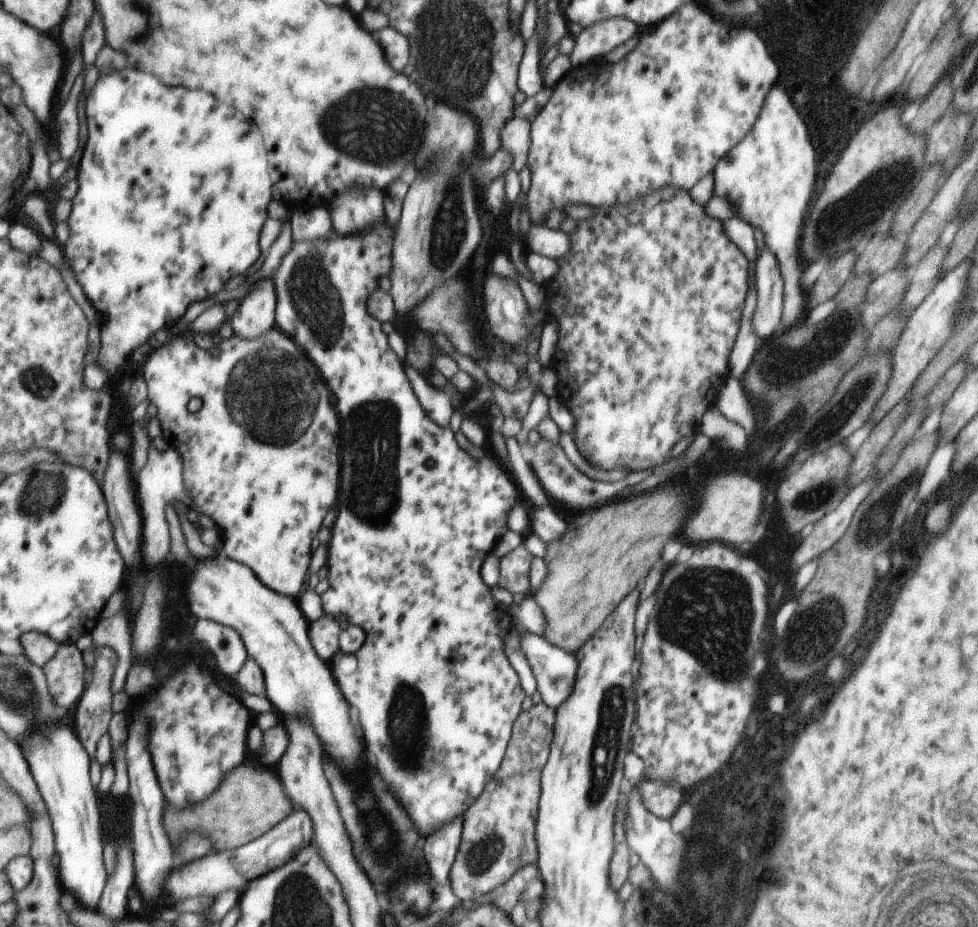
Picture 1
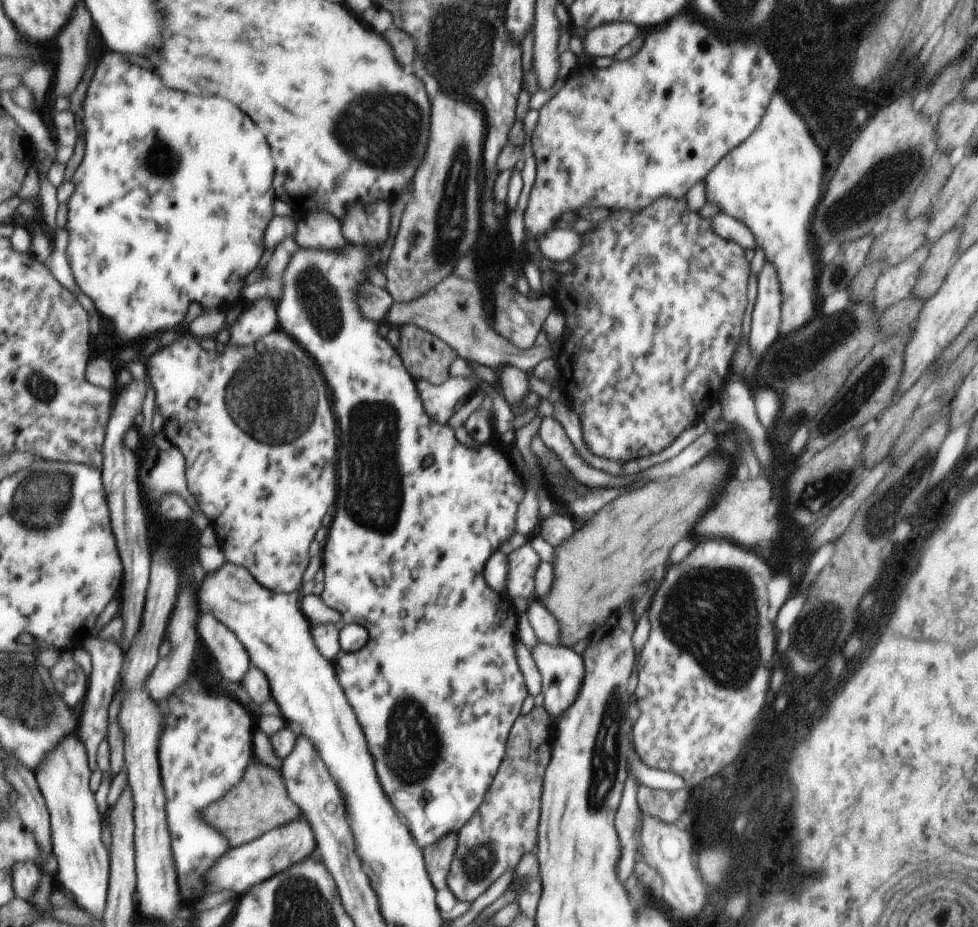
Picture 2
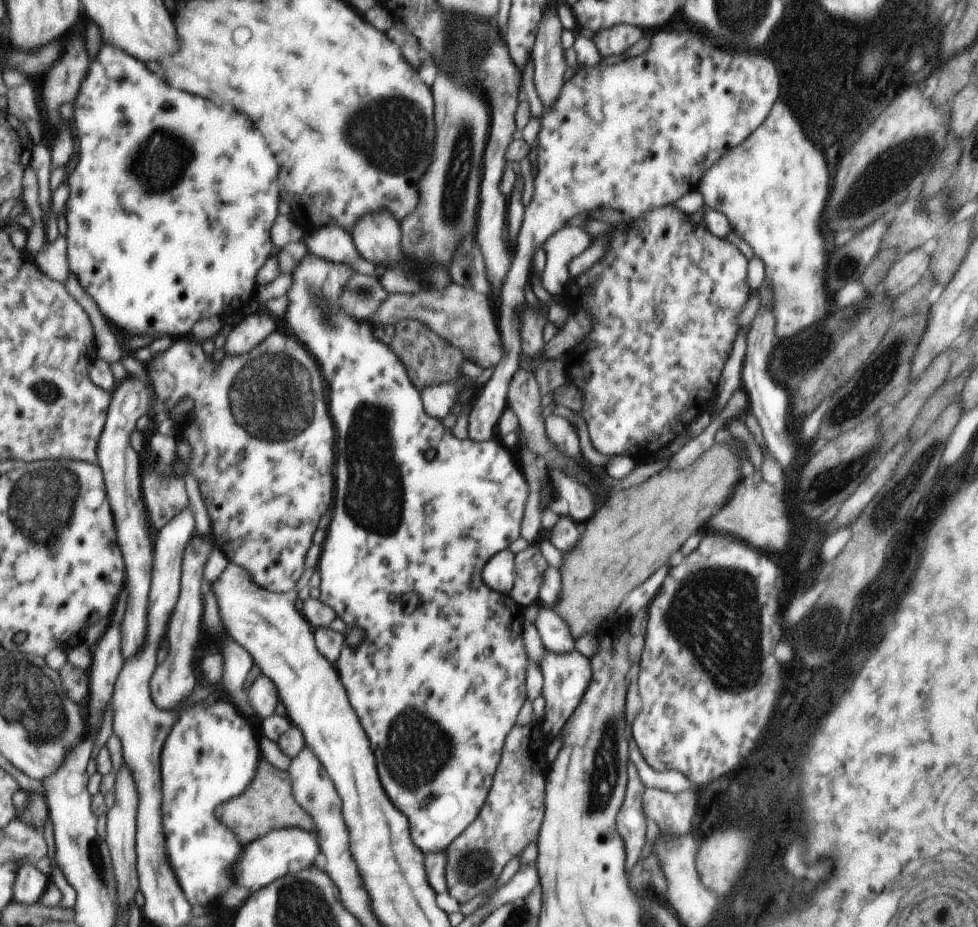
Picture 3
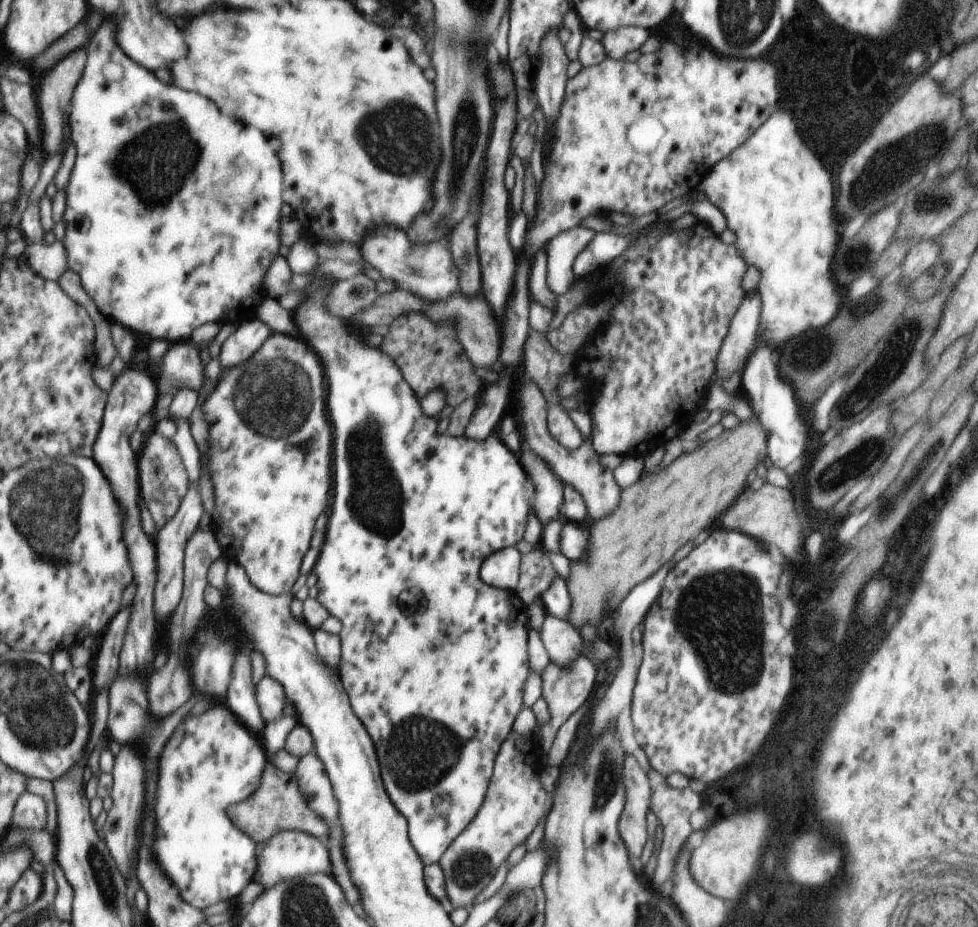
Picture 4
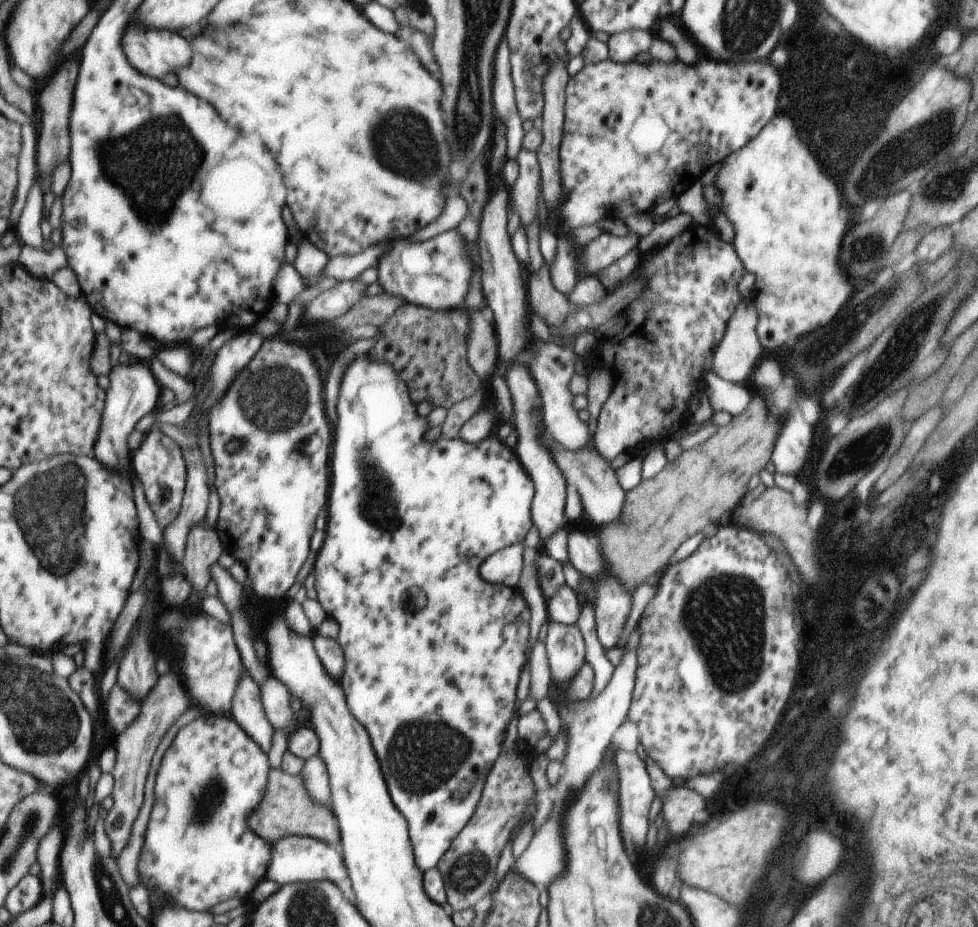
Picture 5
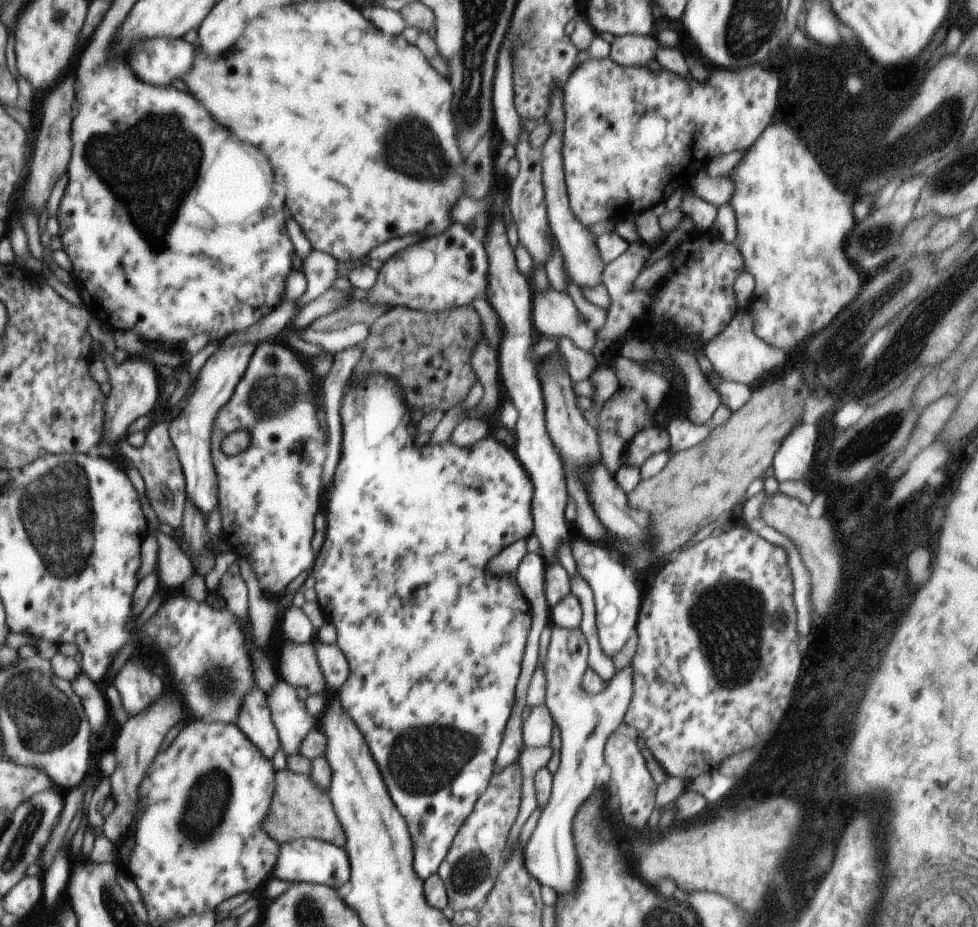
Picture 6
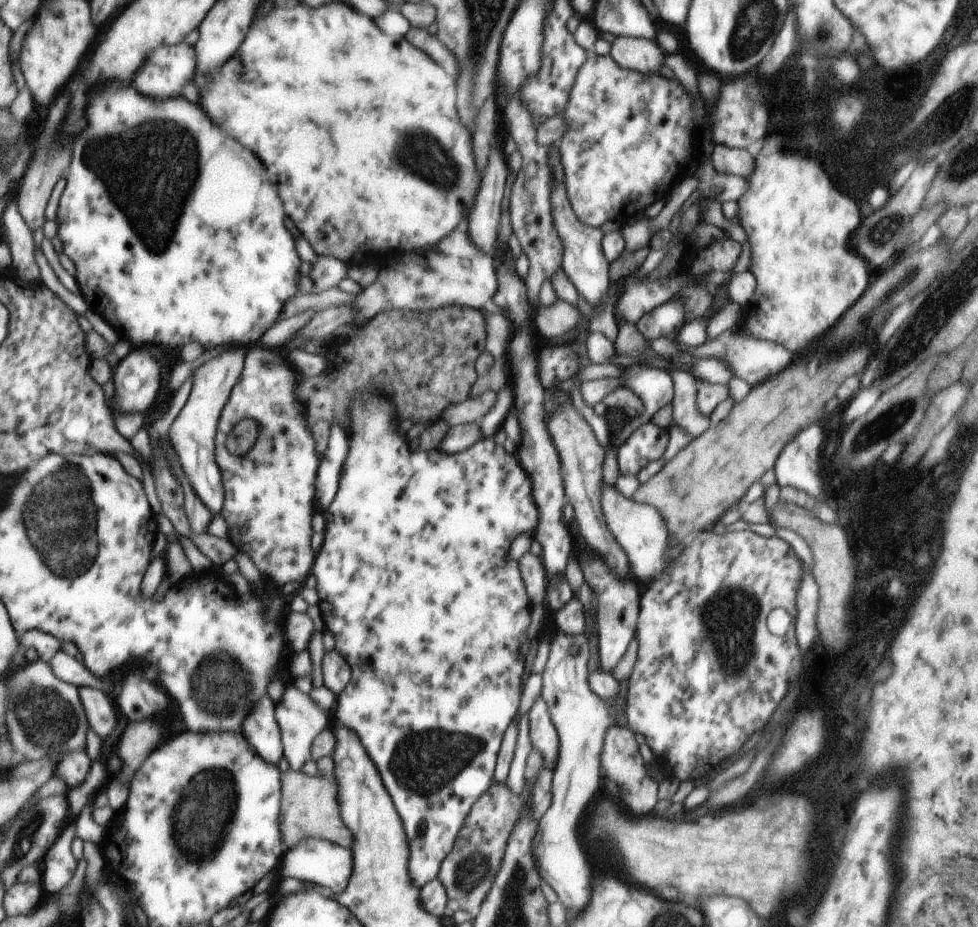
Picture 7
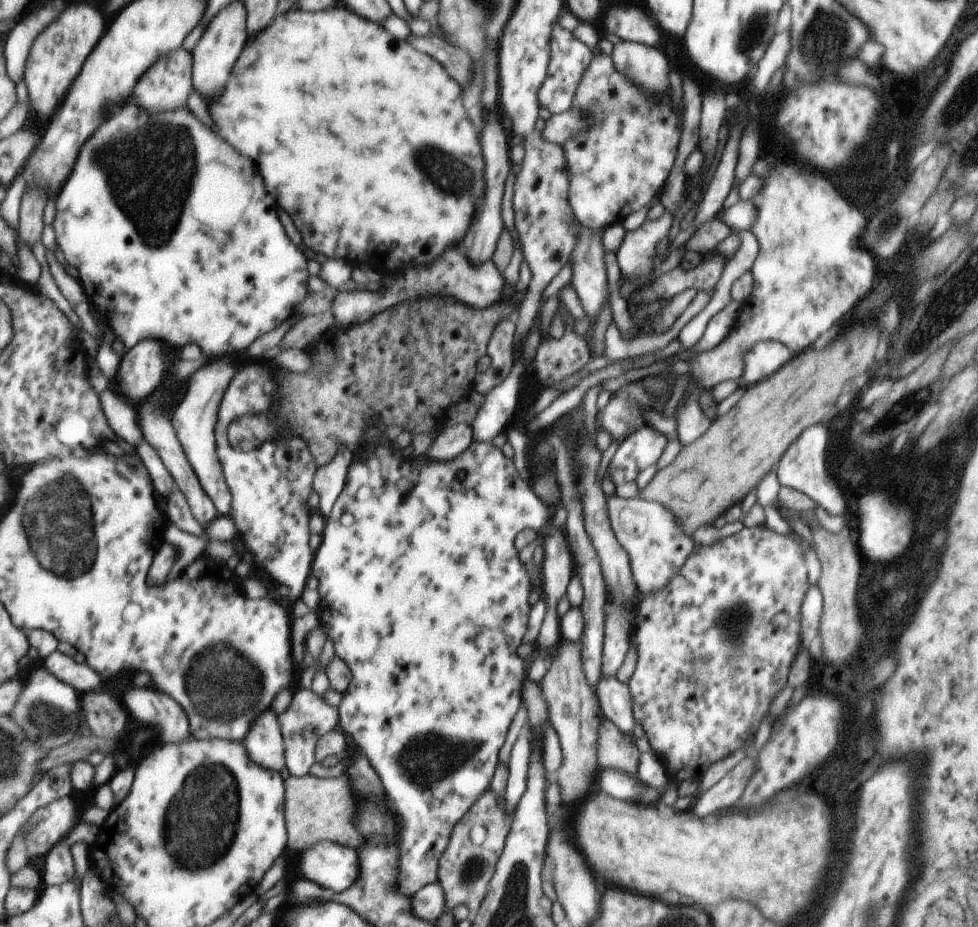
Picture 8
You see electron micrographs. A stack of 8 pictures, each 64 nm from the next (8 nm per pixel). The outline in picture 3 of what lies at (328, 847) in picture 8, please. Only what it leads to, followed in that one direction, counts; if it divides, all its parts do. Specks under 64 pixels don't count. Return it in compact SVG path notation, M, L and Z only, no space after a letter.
M285 828L285 830L275 830L273 834L267 834L265 838L249 844L245 848L243 858L237 862L233 874L237 874L235 884L245 886L249 890L261 890L269 886L269 882L275 882L277 878L283 878L293 872L301 872L307 866L313 866L317 856L321 854L317 834L311 834L303 828Z

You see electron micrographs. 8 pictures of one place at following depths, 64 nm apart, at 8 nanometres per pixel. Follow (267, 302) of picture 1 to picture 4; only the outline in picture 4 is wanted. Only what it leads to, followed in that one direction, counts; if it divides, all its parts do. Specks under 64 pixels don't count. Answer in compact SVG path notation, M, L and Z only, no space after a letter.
M259 318L243 322L241 328L233 336L229 336L229 340L223 344L223 352L221 352L223 366L235 366L245 362L265 344L265 340L271 334L273 334L271 326L267 326Z

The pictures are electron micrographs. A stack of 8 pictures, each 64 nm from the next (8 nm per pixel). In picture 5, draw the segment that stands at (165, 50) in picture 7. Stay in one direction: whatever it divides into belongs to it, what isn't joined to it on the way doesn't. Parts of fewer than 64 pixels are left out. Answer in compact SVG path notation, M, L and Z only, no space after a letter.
M131 24L123 36L129 60L149 76L165 76L191 60L191 44L177 32Z

